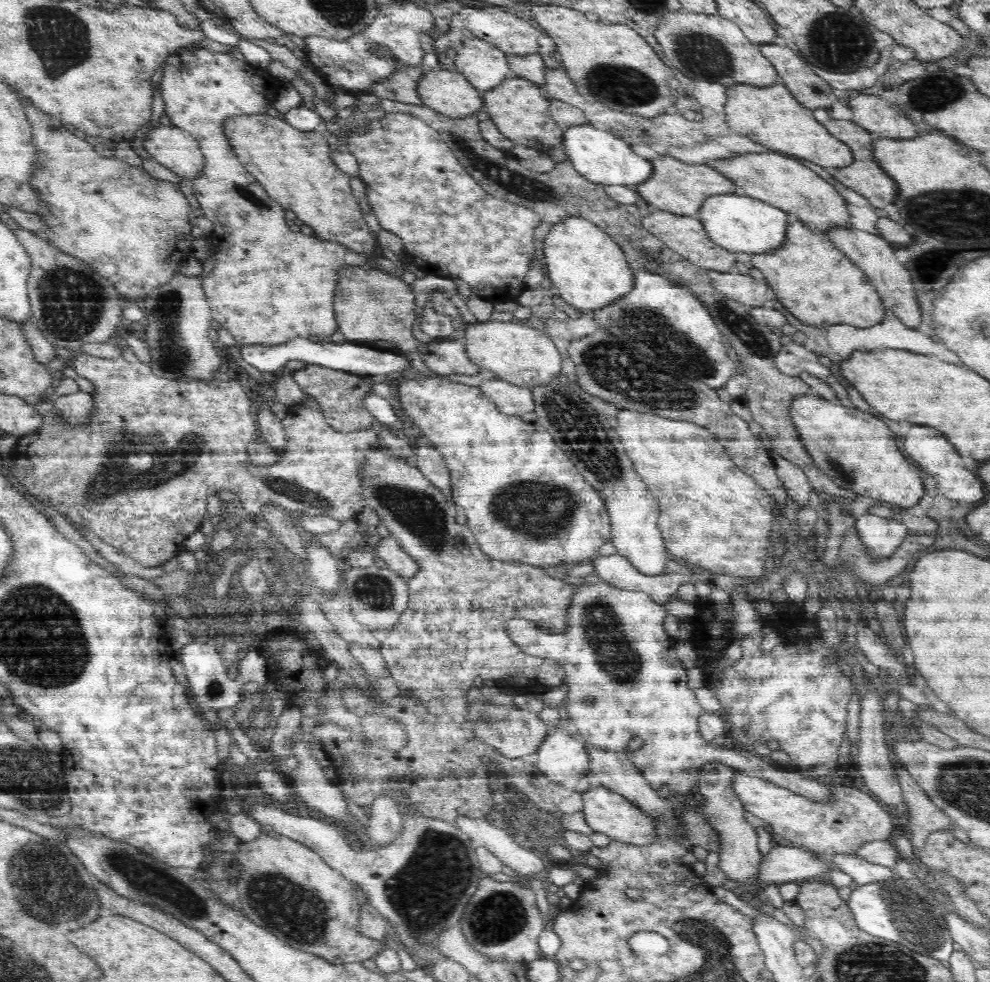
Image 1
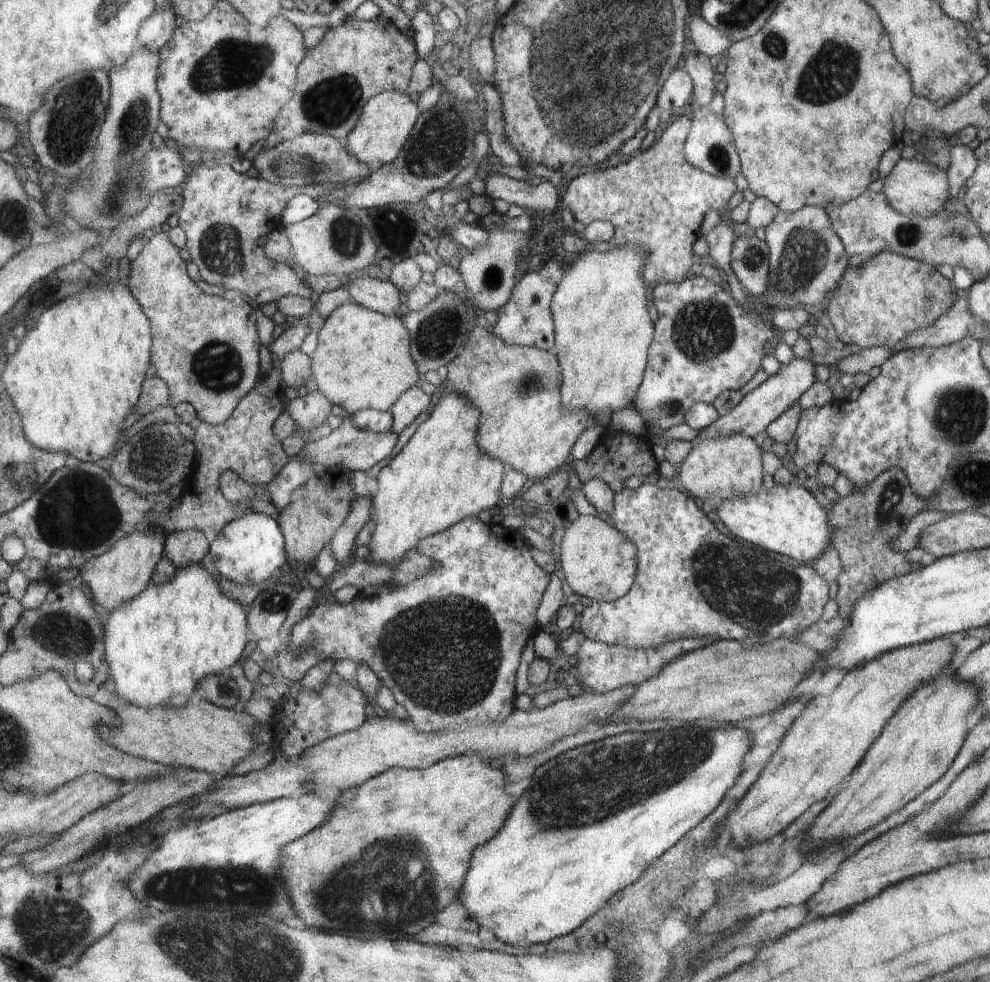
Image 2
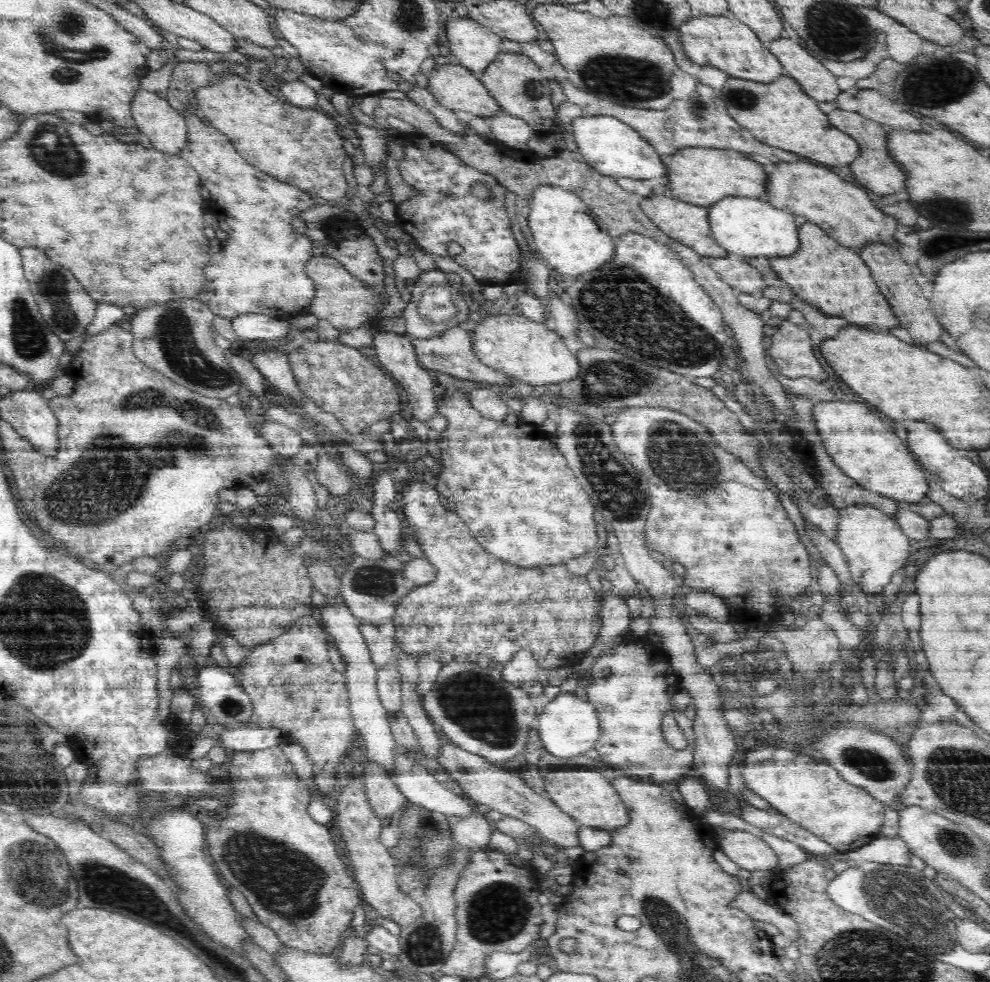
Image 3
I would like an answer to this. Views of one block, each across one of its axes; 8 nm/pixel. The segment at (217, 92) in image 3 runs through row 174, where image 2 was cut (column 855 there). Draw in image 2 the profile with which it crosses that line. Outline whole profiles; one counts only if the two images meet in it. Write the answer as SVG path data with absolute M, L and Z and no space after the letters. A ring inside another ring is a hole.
M880 253L862 267L848 265L838 289L829 299L824 320L832 335L862 349L891 349L914 331L935 326L953 305L950 282L934 265L896 253Z

